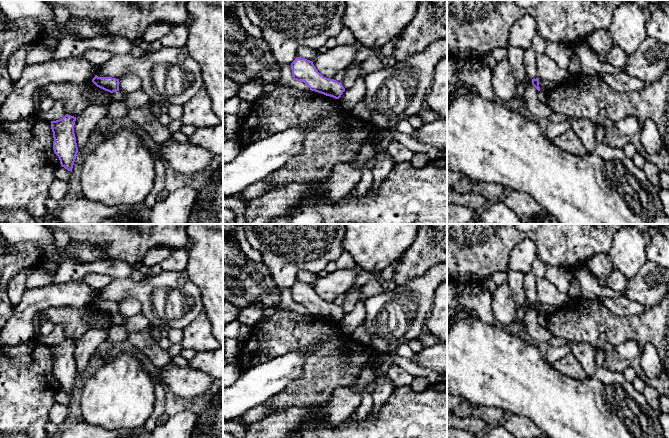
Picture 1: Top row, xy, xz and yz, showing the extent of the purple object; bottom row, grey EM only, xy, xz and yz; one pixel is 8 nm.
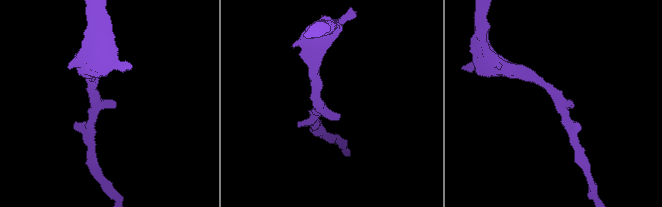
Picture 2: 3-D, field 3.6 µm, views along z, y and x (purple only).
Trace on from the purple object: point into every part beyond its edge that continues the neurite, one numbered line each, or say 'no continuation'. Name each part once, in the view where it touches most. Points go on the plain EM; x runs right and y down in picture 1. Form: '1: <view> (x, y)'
no continuation

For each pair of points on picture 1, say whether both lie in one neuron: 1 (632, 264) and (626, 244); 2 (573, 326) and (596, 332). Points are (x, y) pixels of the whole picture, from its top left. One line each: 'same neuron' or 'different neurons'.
1: same neuron
2: same neuron

